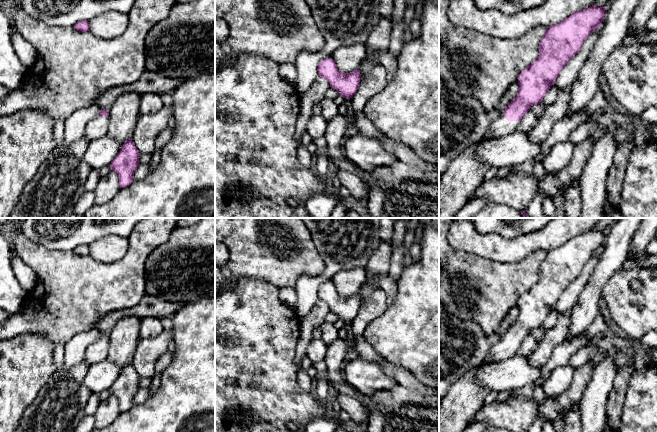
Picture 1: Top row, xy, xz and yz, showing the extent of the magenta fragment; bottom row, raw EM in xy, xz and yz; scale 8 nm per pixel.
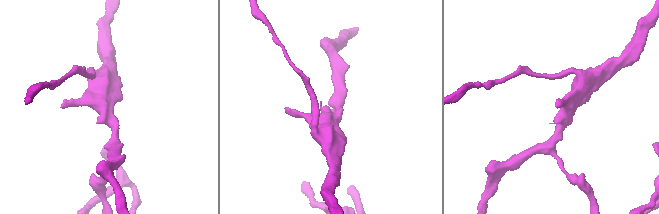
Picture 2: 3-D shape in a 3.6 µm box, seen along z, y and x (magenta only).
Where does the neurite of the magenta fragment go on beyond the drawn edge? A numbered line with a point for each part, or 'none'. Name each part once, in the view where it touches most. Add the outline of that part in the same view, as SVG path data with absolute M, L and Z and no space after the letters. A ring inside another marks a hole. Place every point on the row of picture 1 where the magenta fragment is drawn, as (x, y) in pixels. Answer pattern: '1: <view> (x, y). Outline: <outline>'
1: yz (500, 127). Outline: M504 111L486 129L484 138L488 140L500 139L519 129L520 121L508 121Z

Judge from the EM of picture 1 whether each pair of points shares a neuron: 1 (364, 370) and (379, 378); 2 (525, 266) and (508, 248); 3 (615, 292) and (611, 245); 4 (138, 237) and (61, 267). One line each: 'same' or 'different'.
1: same
2: different
3: different
4: same

